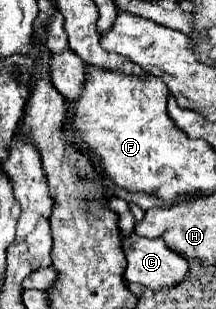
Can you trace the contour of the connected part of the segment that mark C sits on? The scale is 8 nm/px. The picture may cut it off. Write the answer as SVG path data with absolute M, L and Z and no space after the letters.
M132 235L130 239L122 239L122 243L124 243L124 251L126 251L126 261L128 261L124 277L130 283L140 283L152 291L162 291L162 289L180 285L190 271L188 261L182 259L180 255L174 255L174 251L170 251L166 247L164 239L142 239L138 235Z

